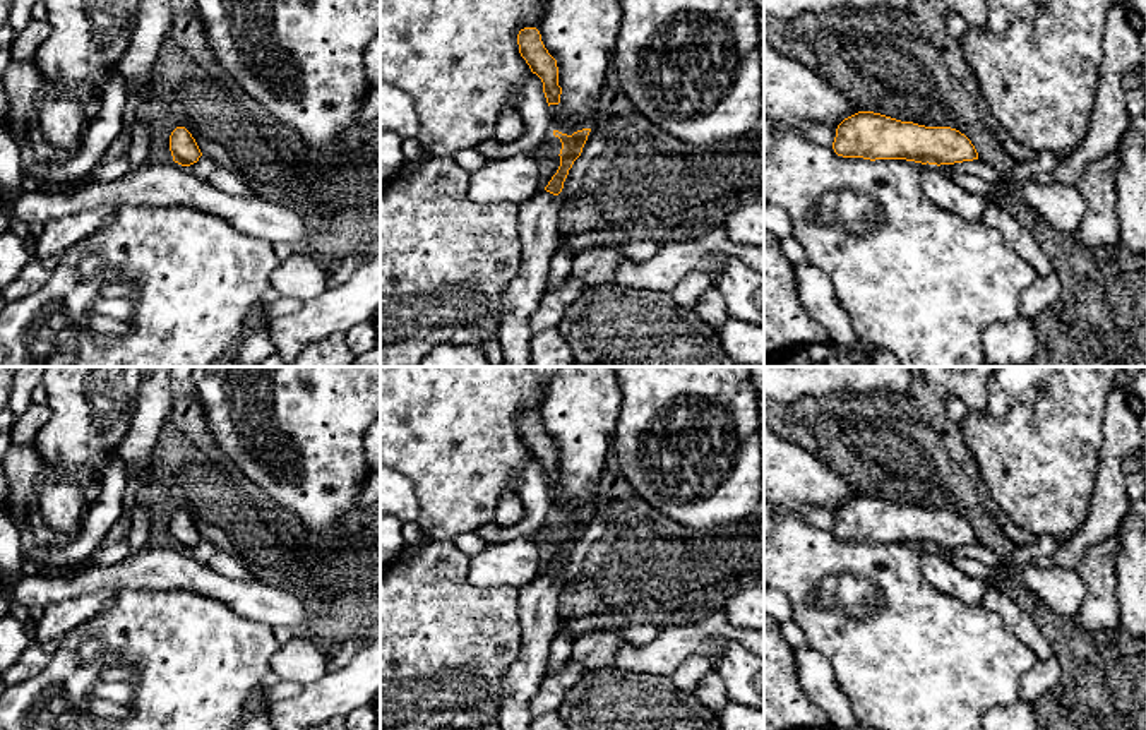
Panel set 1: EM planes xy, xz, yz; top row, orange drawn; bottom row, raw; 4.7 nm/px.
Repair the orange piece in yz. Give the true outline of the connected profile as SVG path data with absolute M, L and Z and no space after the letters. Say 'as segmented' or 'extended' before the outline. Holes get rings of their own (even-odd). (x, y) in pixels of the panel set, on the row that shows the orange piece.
as segmented; M874 111L845 118L833 149L843 158L906 159L922 165L954 165L978 159L971 141L951 127L925 127Z

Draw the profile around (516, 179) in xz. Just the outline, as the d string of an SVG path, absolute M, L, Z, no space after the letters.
M517 153L507 159L492 159L469 175L468 197L481 206L497 202L522 206L538 192L538 159L531 153Z

